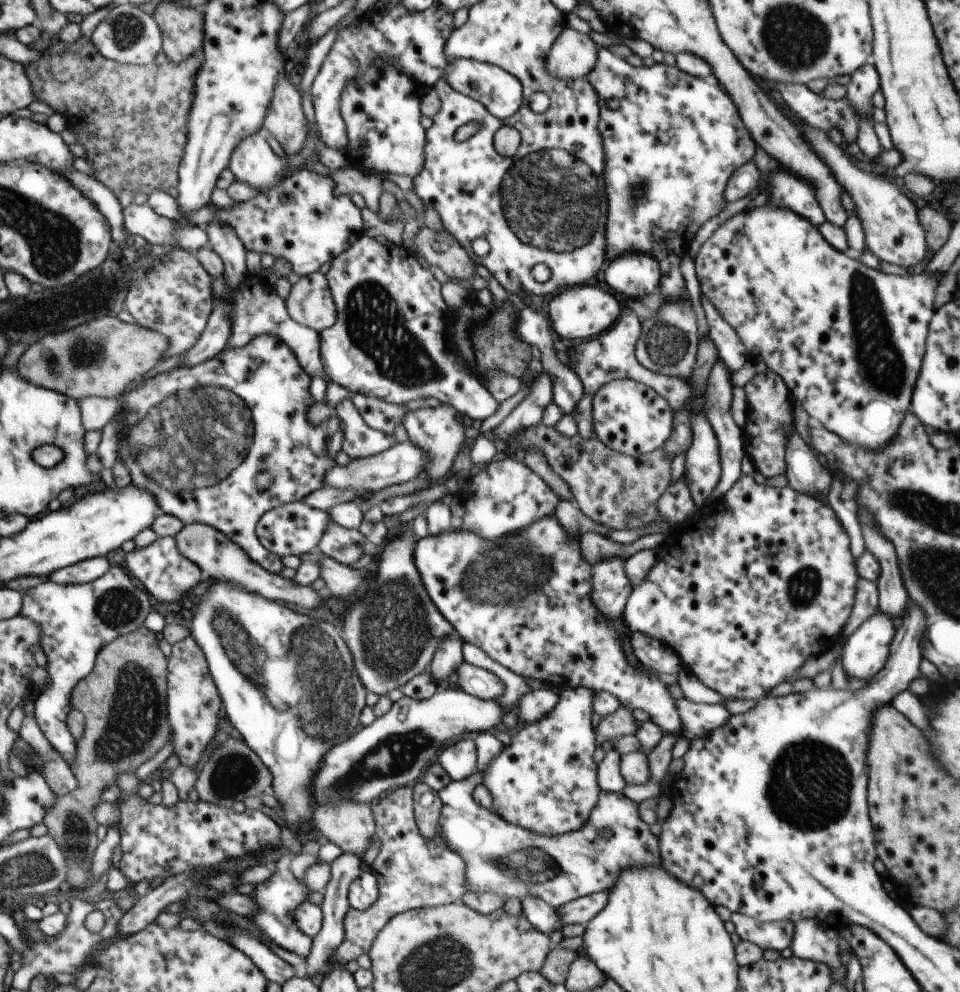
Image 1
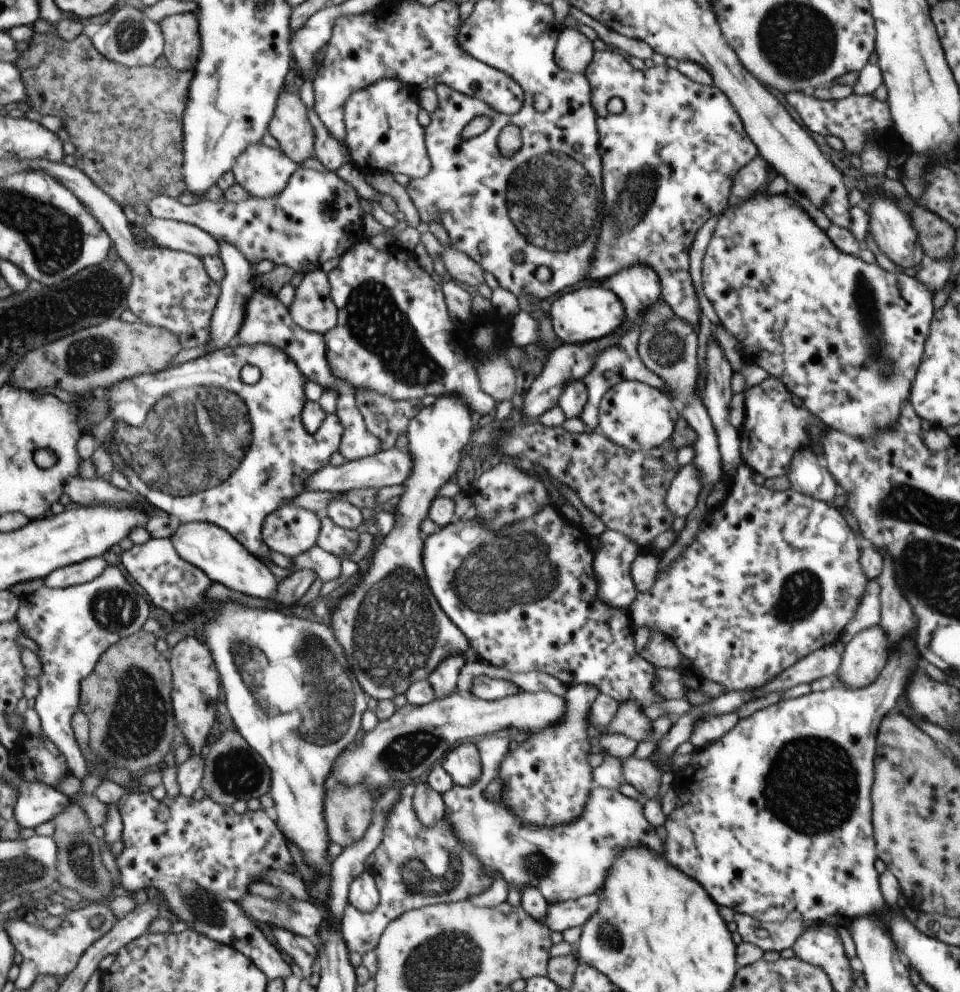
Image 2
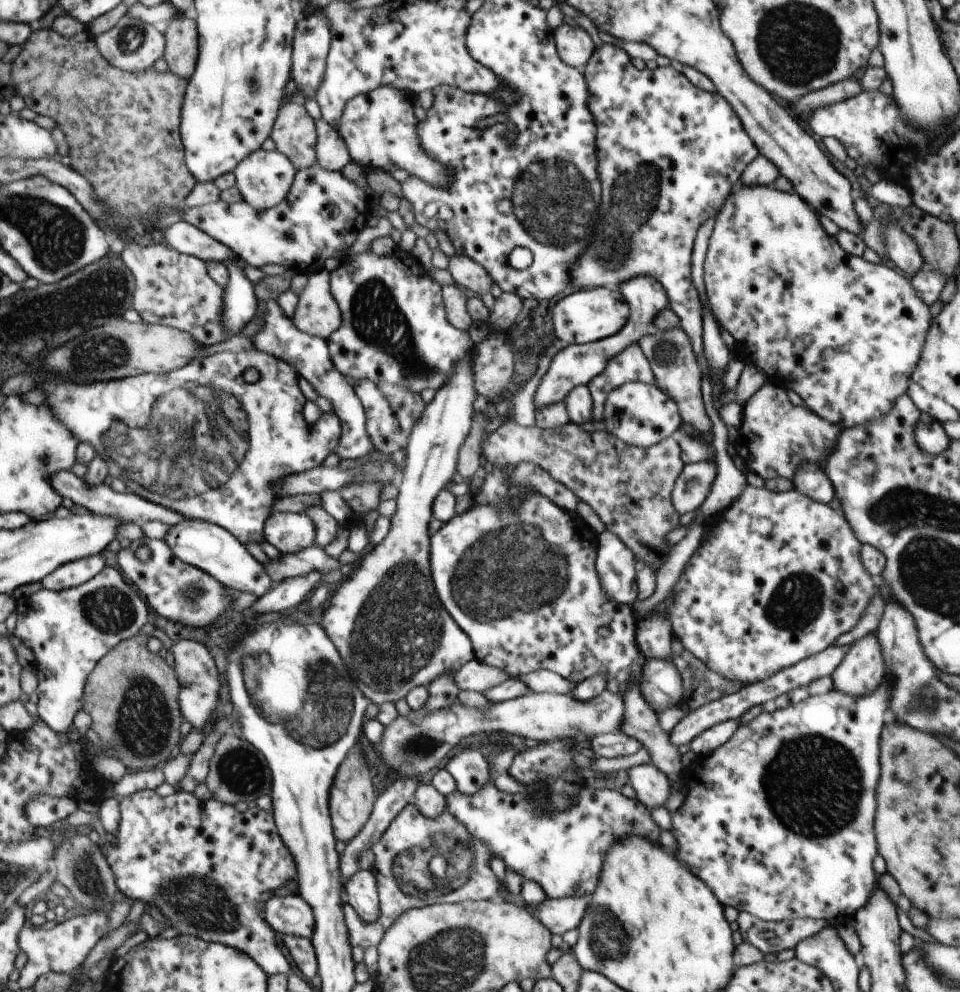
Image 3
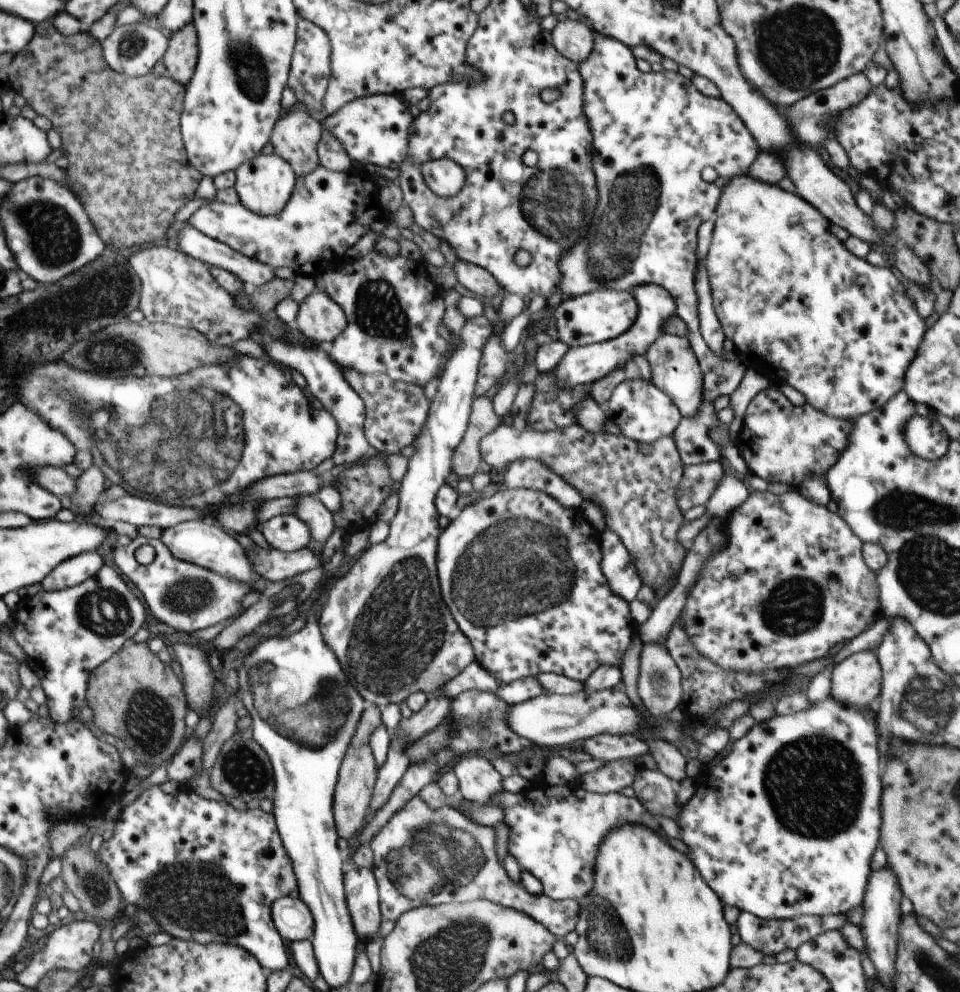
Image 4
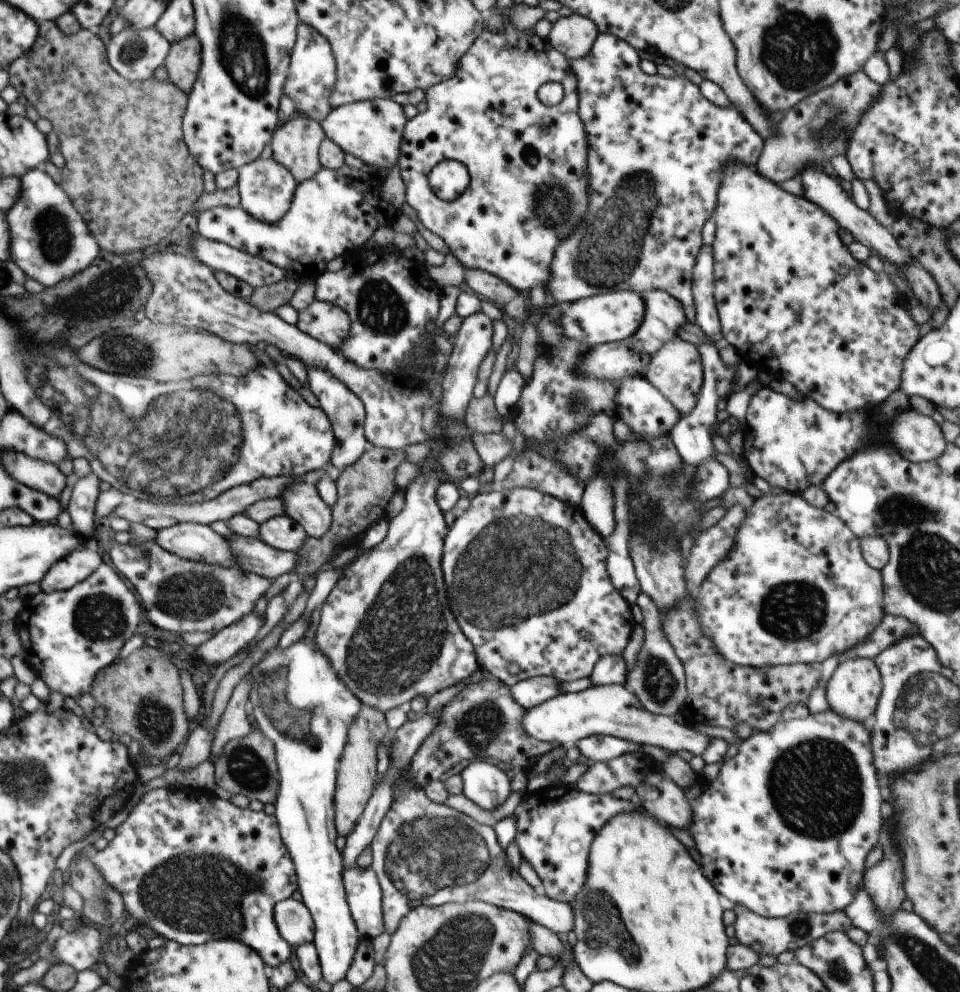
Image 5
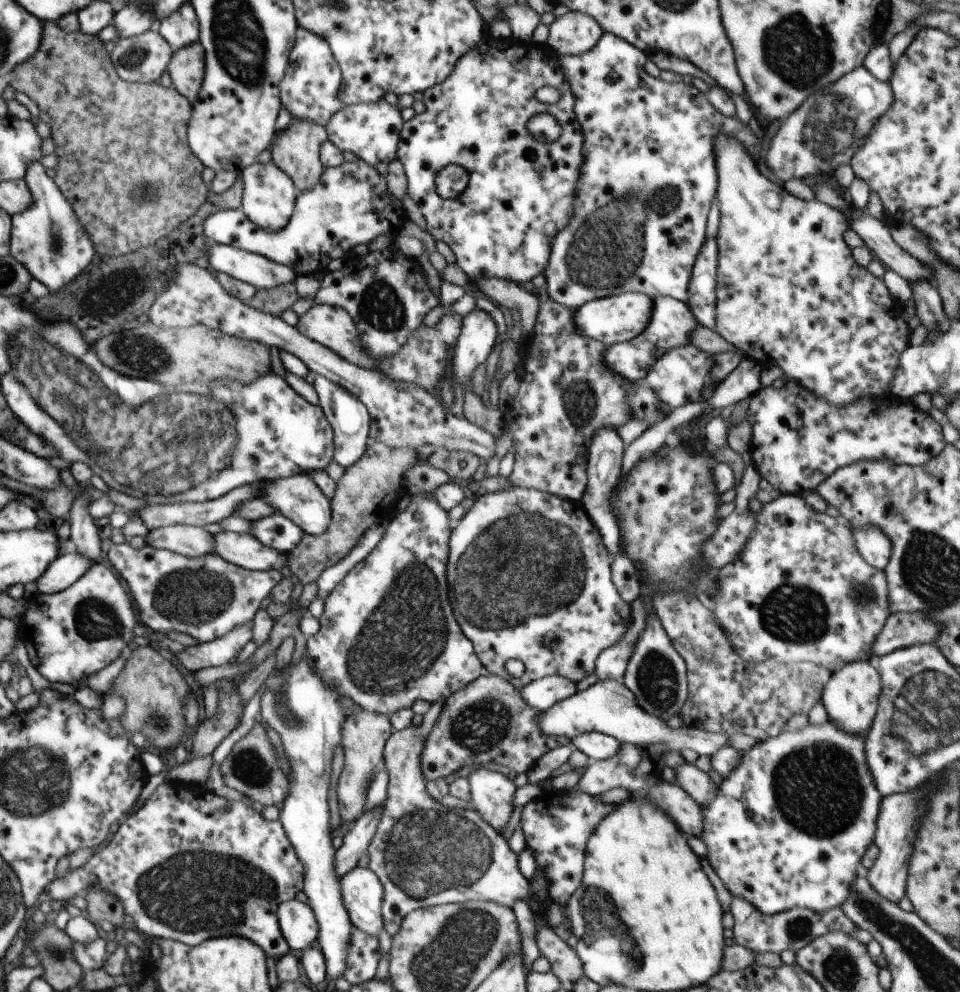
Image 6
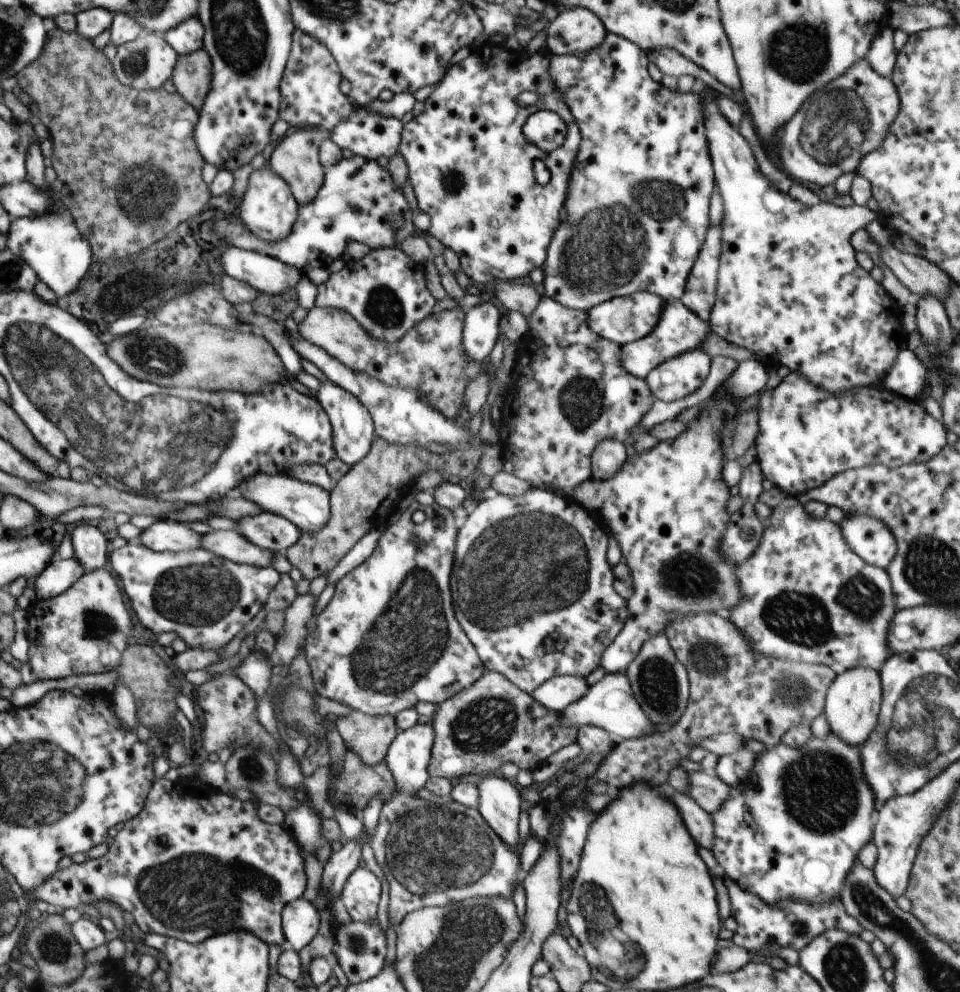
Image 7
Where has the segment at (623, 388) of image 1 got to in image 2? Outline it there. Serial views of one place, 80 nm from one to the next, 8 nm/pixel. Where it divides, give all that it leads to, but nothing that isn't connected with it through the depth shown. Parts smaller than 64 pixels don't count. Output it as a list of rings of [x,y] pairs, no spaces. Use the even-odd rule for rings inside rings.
[[[620,381],[604,393],[599,406],[599,426],[603,435],[618,446],[631,451],[647,451],[660,446],[673,435],[679,414],[672,405],[672,398],[660,389],[640,381]]]

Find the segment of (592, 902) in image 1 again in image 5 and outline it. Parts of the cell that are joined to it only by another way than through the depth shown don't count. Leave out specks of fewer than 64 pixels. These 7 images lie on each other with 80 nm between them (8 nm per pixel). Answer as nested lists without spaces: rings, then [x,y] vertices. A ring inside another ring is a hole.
[[[410,766],[406,767],[393,784],[392,804],[387,816],[382,819],[374,840],[369,844],[372,855],[371,869],[377,874],[381,884],[383,923],[388,934],[392,936],[404,915],[417,906],[435,907],[446,903],[465,903],[472,899],[523,914],[556,934],[573,930],[575,918],[571,903],[561,903],[546,894],[536,894],[534,888],[510,865],[506,851],[498,843],[491,826],[481,825],[470,816],[444,803],[430,800],[424,788],[409,781],[409,768]]]

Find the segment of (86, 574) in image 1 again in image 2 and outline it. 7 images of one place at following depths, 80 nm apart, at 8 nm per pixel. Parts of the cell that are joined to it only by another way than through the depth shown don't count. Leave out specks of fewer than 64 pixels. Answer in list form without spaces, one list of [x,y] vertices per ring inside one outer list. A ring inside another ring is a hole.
[[[93,557],[86,561],[60,568],[44,579],[45,586],[67,588],[90,582],[106,570],[108,564],[102,557]]]

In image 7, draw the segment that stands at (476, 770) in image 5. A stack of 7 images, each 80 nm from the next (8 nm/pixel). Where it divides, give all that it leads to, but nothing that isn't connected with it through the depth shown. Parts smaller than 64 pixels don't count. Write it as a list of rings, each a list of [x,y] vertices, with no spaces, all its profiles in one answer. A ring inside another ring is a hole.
[[[500,774],[485,777],[477,785],[479,805],[477,809],[502,842],[519,856],[518,817],[522,812],[519,787]]]

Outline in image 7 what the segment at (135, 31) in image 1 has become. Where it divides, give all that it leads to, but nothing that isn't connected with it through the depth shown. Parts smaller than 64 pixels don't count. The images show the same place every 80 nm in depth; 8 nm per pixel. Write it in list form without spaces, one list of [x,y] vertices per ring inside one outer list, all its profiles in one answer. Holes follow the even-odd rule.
[[[143,30],[136,40],[117,46],[117,53],[111,60],[114,71],[121,83],[139,91],[158,91],[166,80],[172,78],[178,64],[179,53],[163,35]]]

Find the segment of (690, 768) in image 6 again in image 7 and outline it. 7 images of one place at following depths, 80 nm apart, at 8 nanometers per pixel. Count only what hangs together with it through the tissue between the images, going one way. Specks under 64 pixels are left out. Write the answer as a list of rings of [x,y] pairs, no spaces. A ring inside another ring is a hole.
[[[704,771],[689,773],[690,788],[688,795],[698,806],[708,814],[713,815],[726,802],[729,797],[730,787],[720,780],[716,774],[706,774]]]

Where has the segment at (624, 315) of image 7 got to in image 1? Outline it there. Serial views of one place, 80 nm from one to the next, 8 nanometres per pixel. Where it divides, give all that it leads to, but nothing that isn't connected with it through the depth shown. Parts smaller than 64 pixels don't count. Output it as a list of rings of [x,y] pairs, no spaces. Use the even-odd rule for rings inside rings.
[[[584,286],[580,288],[572,287],[572,290],[562,292],[550,302],[550,312],[548,314],[551,326],[556,335],[568,340],[588,340],[599,336],[602,332],[609,330],[621,317],[620,303],[617,298],[609,292],[604,292],[598,286]]]

